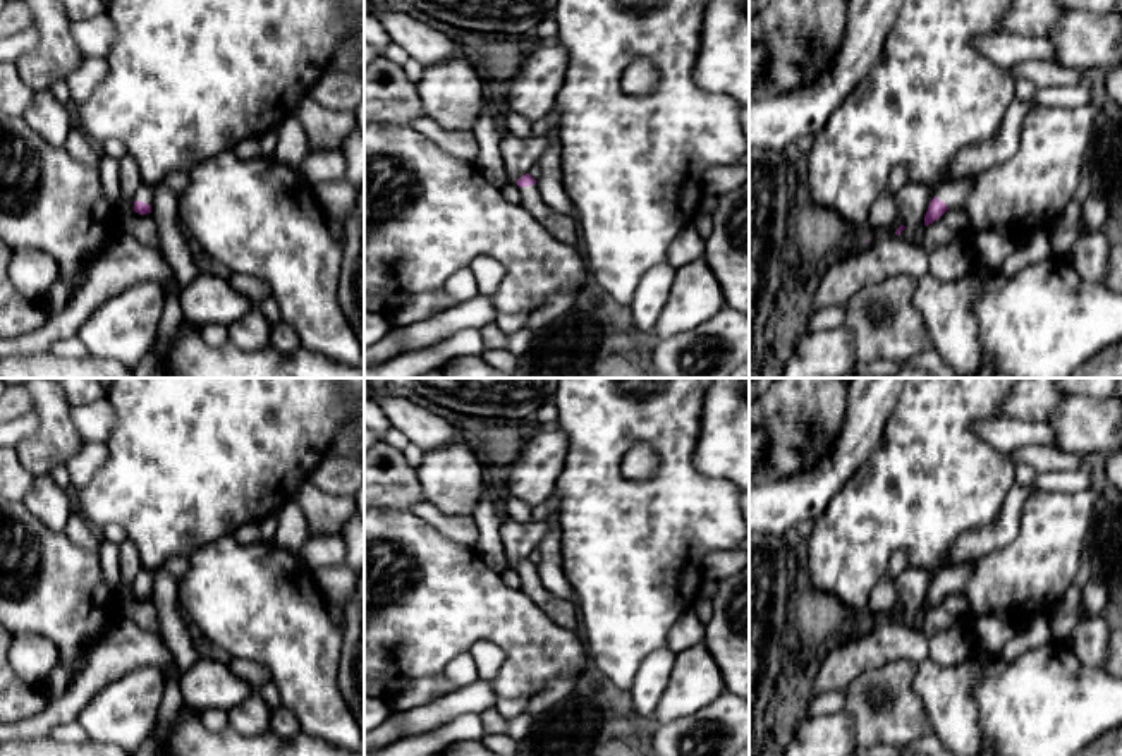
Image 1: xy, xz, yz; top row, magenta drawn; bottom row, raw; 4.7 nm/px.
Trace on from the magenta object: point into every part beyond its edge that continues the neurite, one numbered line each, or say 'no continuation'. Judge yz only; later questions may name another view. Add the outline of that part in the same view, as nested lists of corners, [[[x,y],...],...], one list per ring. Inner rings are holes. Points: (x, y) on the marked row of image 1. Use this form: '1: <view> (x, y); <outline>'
no continuation

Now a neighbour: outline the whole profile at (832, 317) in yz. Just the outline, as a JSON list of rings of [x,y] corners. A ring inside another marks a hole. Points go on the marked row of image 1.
[[[828,306],[816,313],[808,321],[808,333],[840,328],[845,320],[845,306]]]

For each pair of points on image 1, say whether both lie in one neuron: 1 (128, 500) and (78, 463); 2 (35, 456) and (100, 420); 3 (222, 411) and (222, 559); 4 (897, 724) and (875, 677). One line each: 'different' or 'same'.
1: different
2: same
3: different
4: same

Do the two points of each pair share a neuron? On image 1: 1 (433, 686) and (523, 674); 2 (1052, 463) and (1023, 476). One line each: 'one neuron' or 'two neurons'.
1: two neurons
2: two neurons

